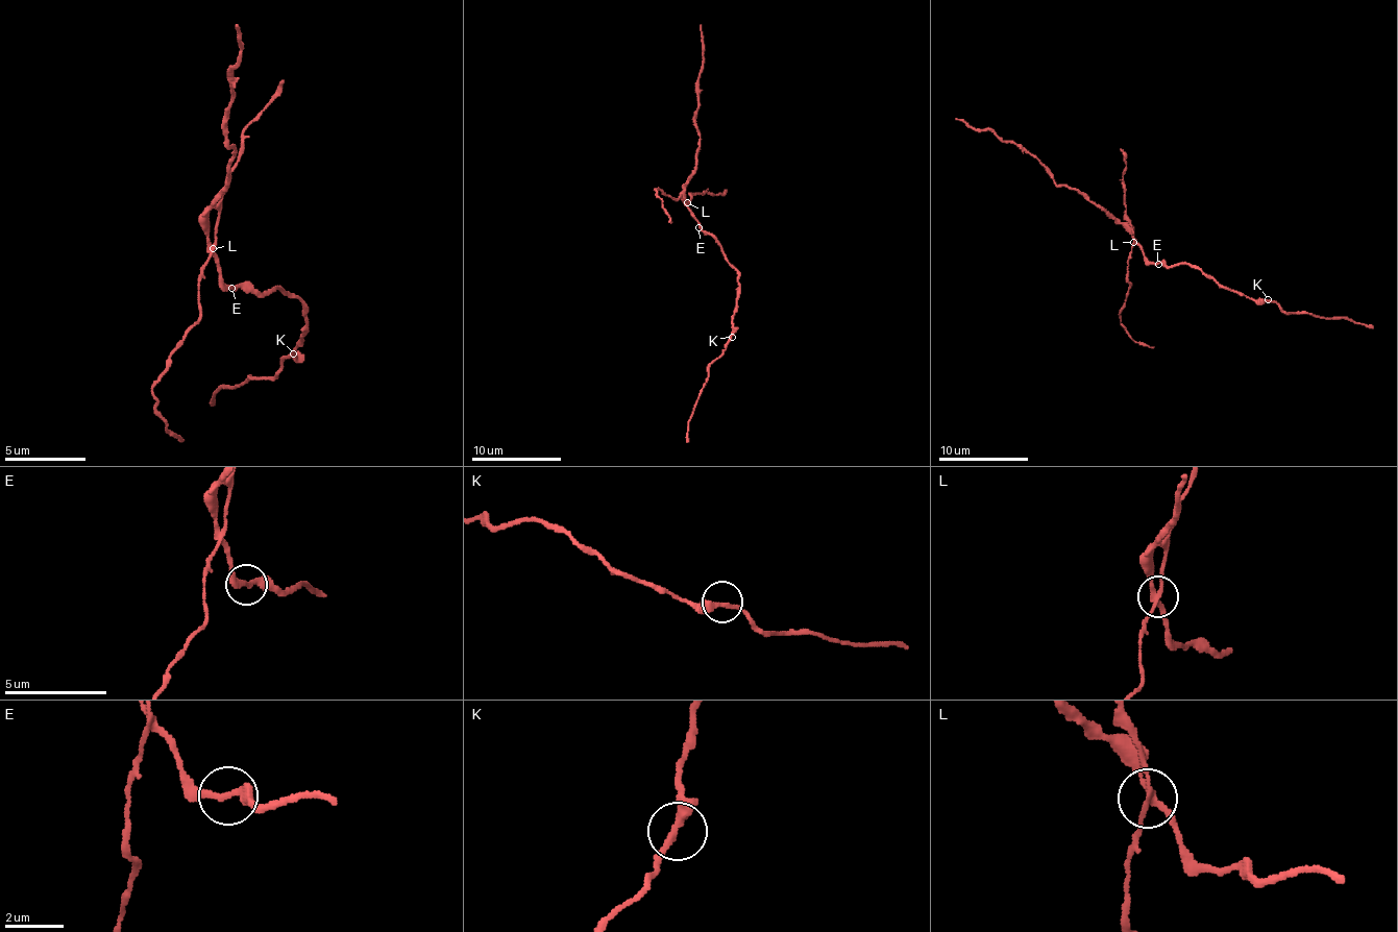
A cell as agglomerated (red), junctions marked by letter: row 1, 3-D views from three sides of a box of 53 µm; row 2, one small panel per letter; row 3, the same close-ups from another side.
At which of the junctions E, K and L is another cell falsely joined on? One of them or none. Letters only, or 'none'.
L

